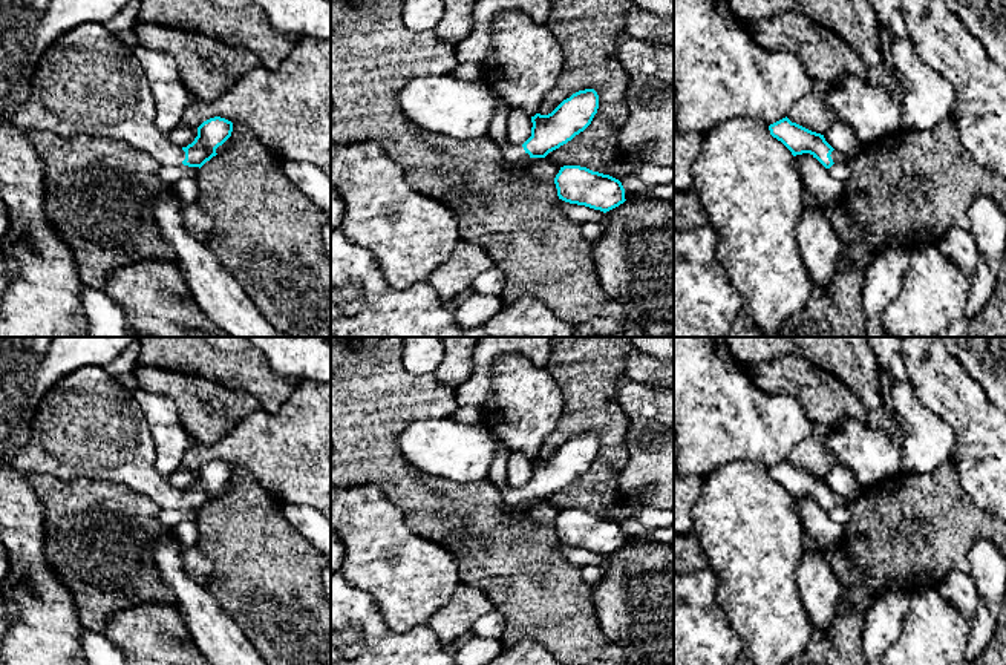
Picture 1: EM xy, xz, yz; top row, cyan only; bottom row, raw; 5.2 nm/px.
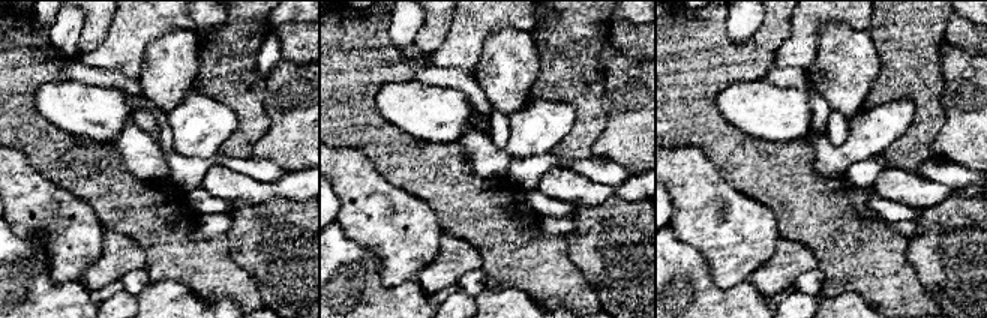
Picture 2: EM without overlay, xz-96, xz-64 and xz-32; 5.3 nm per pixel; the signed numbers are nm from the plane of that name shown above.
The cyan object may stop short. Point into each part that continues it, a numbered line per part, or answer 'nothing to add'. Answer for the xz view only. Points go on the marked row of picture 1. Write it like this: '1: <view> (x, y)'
1: xz (513, 155)

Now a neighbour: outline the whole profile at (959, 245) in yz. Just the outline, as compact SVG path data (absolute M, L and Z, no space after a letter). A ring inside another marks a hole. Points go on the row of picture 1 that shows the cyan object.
M952 228L936 242L937 250L962 273L971 276L977 271L980 253L971 230Z

